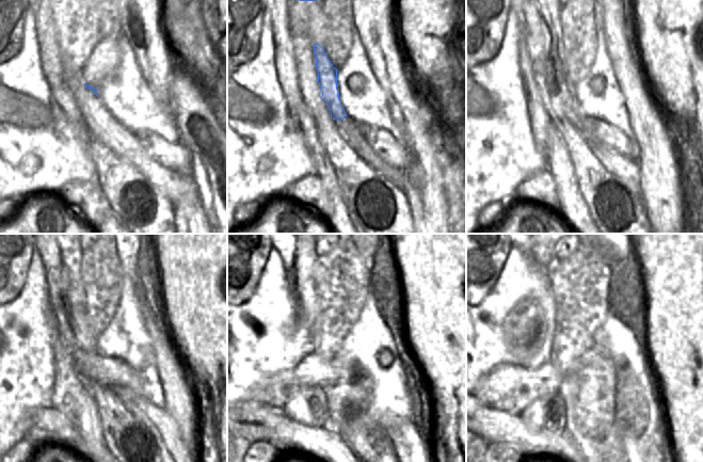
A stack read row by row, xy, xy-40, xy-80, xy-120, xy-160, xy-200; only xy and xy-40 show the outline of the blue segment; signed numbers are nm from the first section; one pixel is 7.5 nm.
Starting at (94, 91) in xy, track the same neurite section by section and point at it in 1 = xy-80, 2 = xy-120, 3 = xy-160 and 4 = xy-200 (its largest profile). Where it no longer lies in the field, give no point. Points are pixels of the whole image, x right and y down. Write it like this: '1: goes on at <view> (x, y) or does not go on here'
1: goes on at xy-80 (550, 16)
2: goes on at xy-120 (70, 255)
3: goes on at xy-160 (306, 256)
4: goes on at xy-200 (544, 257)

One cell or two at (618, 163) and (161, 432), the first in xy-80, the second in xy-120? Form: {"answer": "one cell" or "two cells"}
{"answer": "one cell"}

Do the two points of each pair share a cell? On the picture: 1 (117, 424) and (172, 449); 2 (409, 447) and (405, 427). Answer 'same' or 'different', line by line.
1: different
2: same

